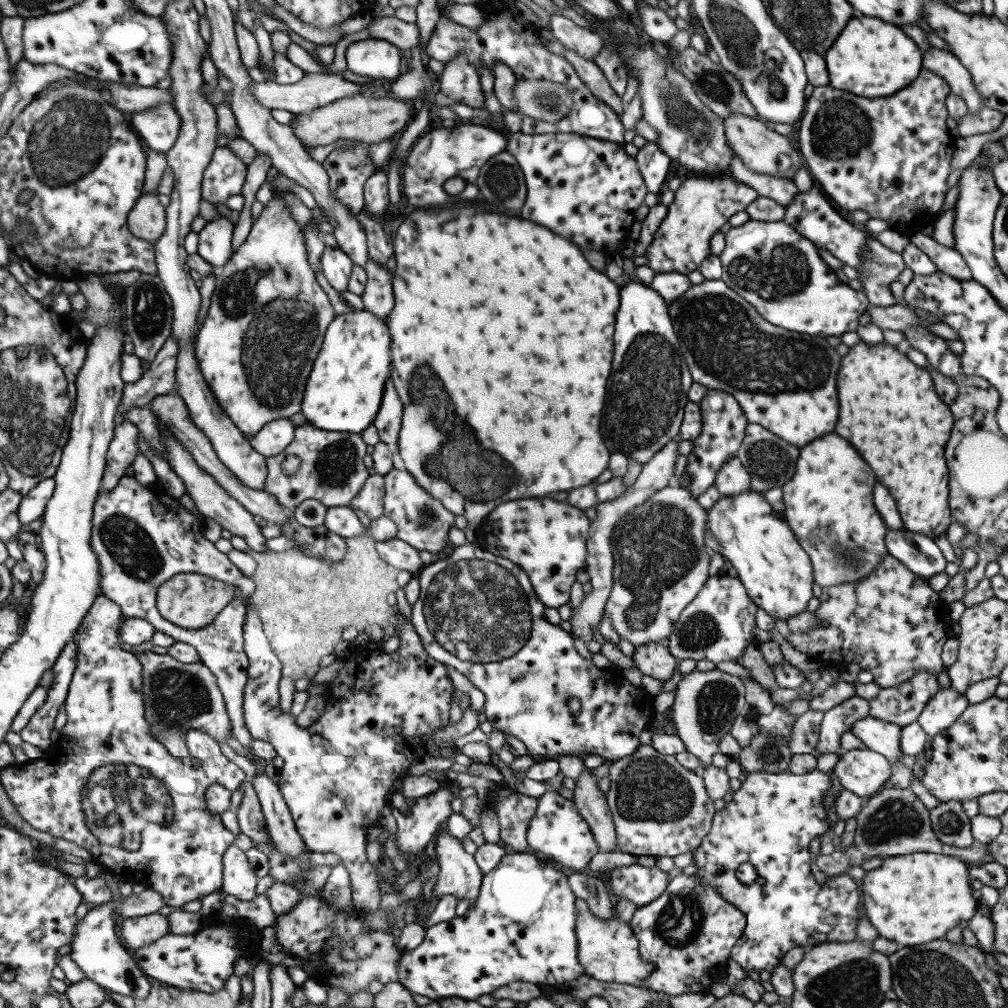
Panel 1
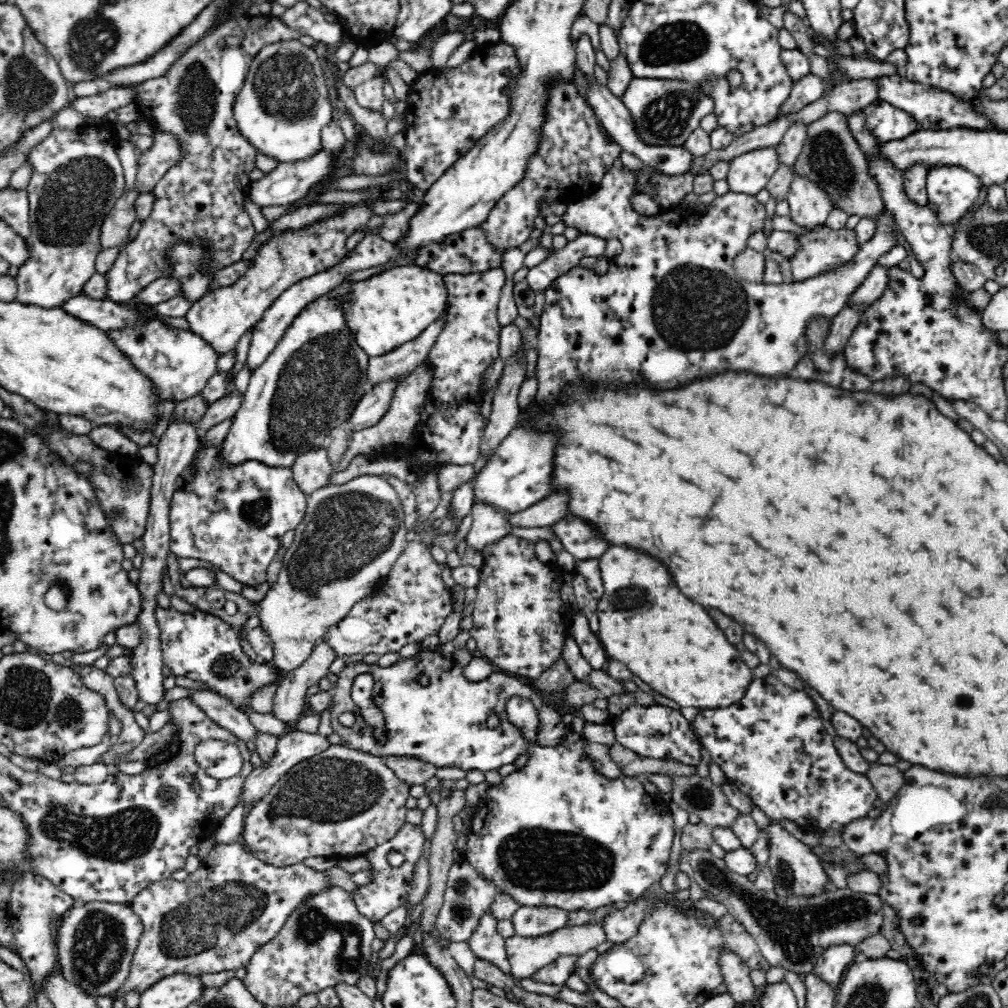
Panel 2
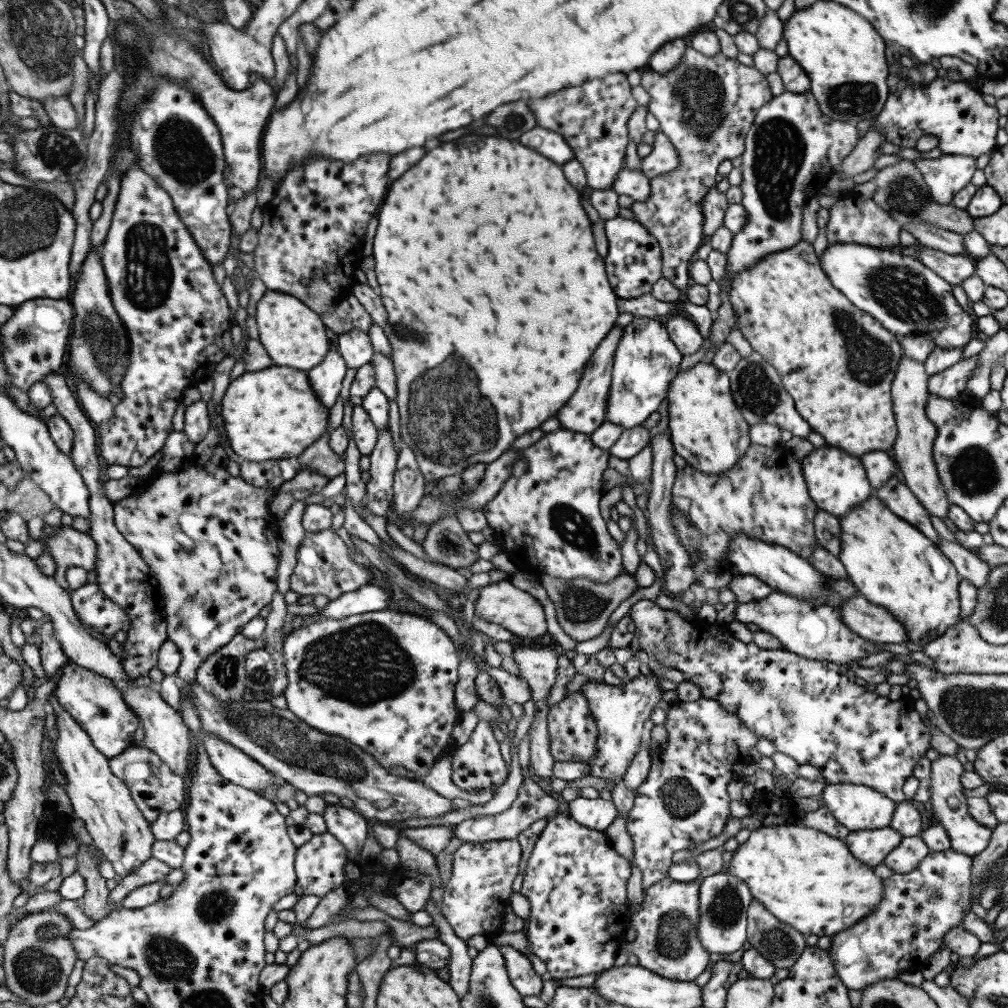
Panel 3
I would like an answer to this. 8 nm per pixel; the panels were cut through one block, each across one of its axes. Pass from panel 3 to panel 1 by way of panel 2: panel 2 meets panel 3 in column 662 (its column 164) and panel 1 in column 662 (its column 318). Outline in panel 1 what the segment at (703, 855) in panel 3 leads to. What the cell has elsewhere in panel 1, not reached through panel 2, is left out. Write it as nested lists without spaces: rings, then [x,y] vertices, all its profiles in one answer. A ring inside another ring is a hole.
[[[635,863],[615,867],[607,874],[608,890],[615,901],[624,897],[641,907],[656,900],[666,890],[669,883],[666,873],[656,865],[644,867]]]

